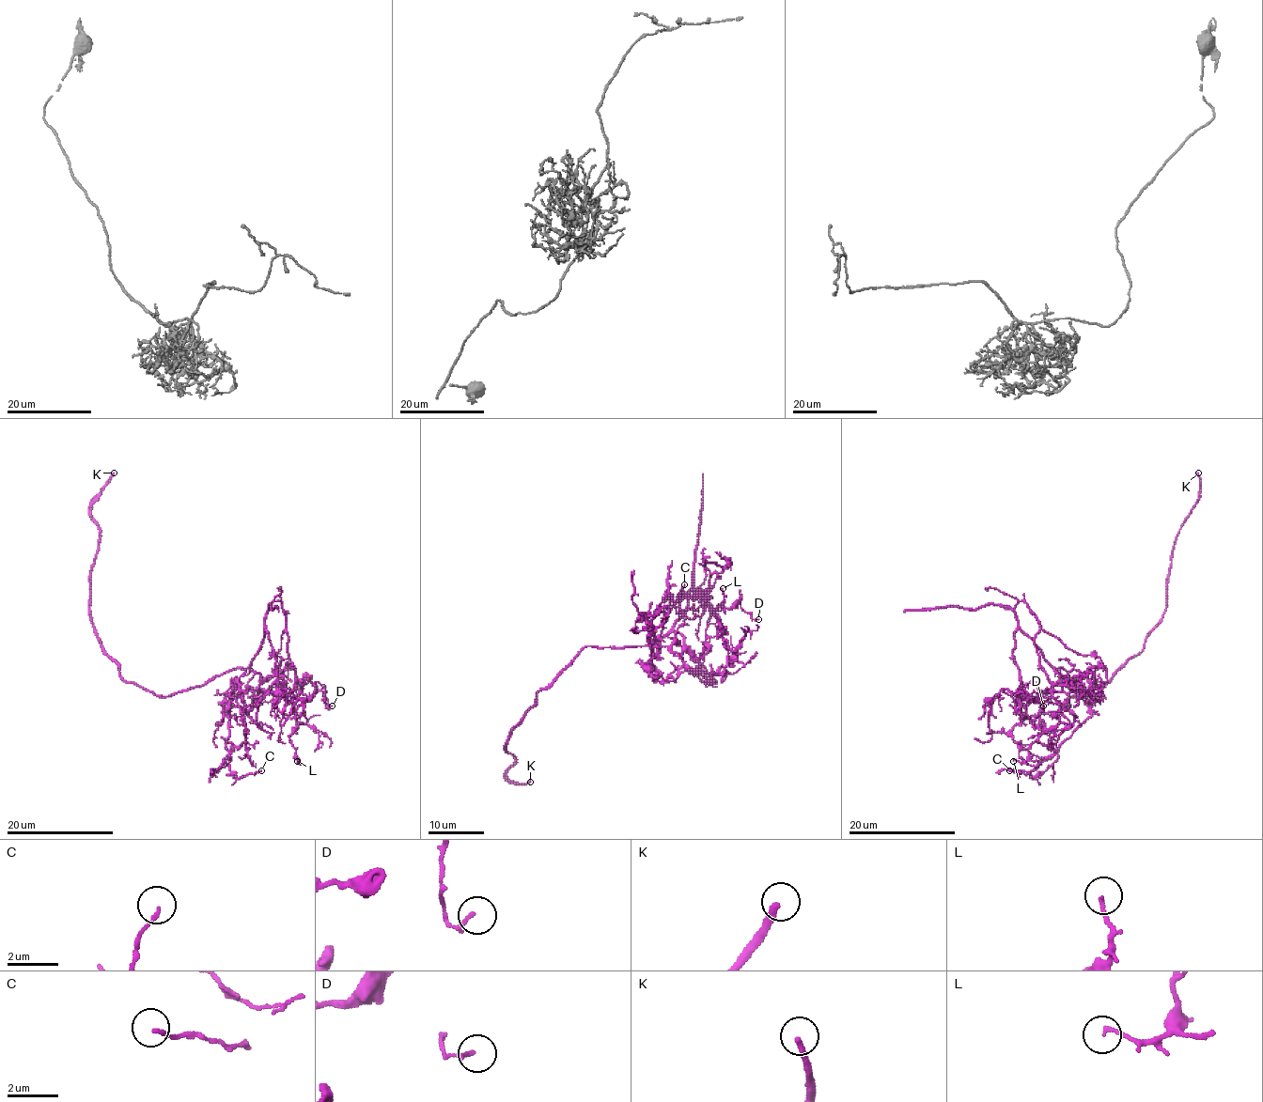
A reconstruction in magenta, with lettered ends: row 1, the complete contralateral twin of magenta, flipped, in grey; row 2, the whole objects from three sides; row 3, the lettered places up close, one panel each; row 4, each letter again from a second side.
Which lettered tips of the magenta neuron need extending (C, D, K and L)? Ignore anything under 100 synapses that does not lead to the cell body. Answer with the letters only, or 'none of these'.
K

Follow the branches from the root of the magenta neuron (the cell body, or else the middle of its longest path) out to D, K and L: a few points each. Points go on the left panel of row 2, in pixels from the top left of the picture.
D: (203, 686), (246, 668), (265, 629), (278, 690), (289, 702), (308, 699), (319, 681), (325, 706), (332, 706)
K: (203, 686), (156, 696), (126, 681), (101, 648), (89, 617), (89, 574), (99, 539), (91, 506), (114, 473)
L: (203, 686), (249, 665), (264, 637), (268, 607), (280, 601), (294, 671), (296, 730), (289, 740), (297, 761)

